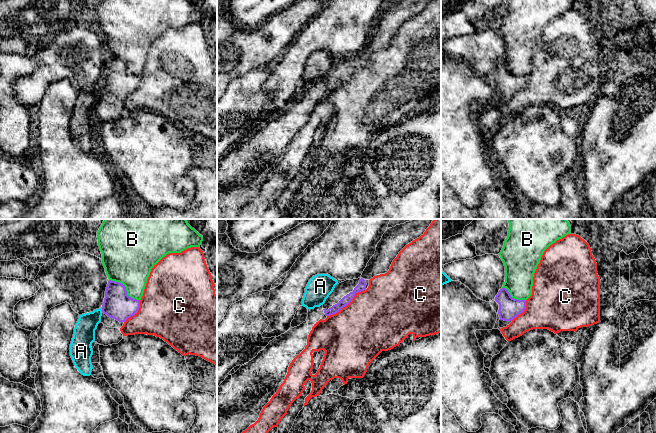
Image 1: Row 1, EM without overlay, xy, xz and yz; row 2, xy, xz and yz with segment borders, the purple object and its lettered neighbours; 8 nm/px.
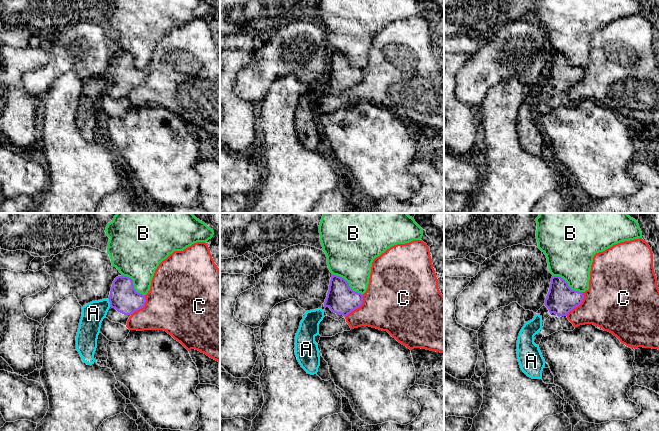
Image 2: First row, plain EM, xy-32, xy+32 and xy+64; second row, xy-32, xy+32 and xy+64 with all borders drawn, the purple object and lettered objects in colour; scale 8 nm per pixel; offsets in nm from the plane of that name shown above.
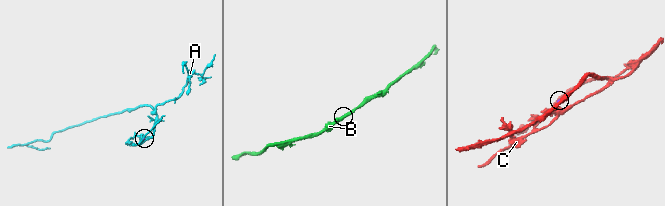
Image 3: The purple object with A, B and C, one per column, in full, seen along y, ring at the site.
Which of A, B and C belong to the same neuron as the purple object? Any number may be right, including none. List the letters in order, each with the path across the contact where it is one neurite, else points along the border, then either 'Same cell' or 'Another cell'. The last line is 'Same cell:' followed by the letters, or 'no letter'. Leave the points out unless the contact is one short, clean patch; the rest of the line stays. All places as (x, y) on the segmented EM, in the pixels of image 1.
A: Boundary: xy (101, 307), (102, 311). Another cell
B: Another cell
C: Another cell
Same cell: no letter

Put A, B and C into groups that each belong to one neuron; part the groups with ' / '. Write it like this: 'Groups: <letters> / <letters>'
Groups: A / B / C

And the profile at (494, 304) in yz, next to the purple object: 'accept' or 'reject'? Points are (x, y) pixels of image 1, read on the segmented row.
accept

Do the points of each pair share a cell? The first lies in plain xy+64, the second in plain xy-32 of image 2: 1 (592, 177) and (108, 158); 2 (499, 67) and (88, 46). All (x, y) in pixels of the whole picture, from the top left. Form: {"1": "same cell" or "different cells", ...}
{"1": "different cells", "2": "same cell"}

